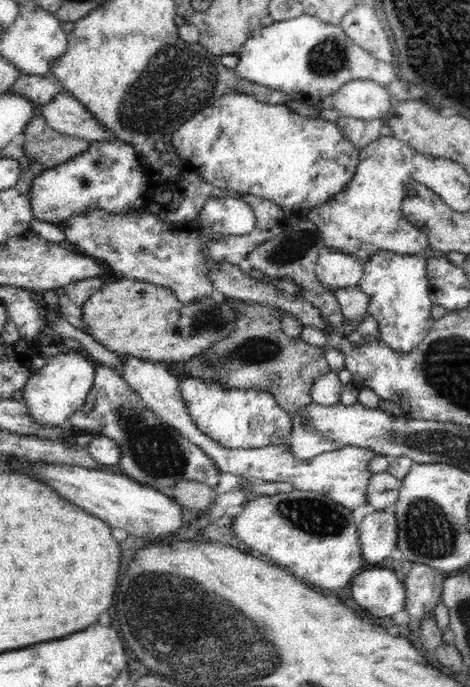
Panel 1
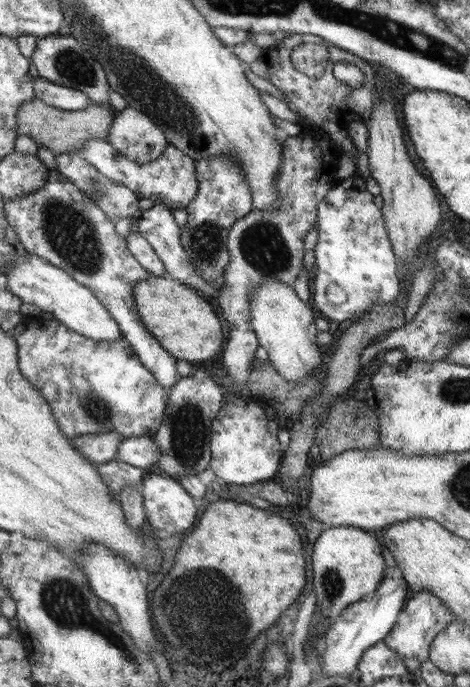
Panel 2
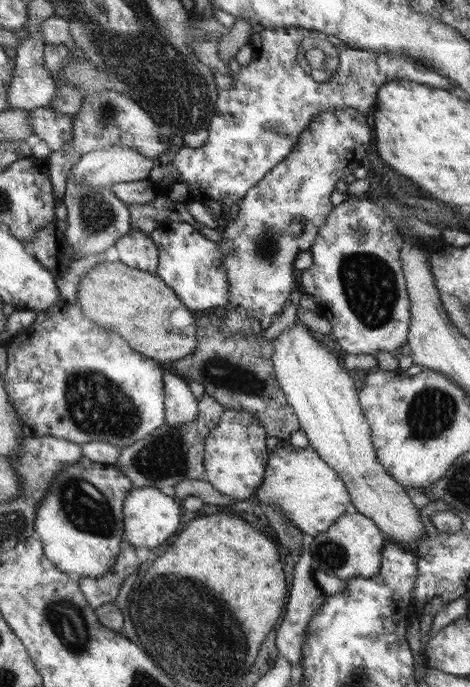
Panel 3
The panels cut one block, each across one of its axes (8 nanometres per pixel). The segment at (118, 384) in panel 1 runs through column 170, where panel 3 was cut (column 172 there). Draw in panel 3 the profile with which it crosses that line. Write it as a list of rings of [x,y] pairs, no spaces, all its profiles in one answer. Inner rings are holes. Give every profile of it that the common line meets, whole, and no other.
[[[205,394],[199,400],[199,415],[196,420],[183,424],[182,426],[170,426],[165,423],[152,434],[137,440],[130,446],[123,447],[116,462],[113,462],[114,469],[126,474],[131,479],[135,488],[158,488],[160,492],[168,496],[174,494],[173,487],[181,480],[194,479],[205,480],[204,458],[205,442],[208,435],[218,426],[223,418],[226,408],[220,404],[215,397]]]

